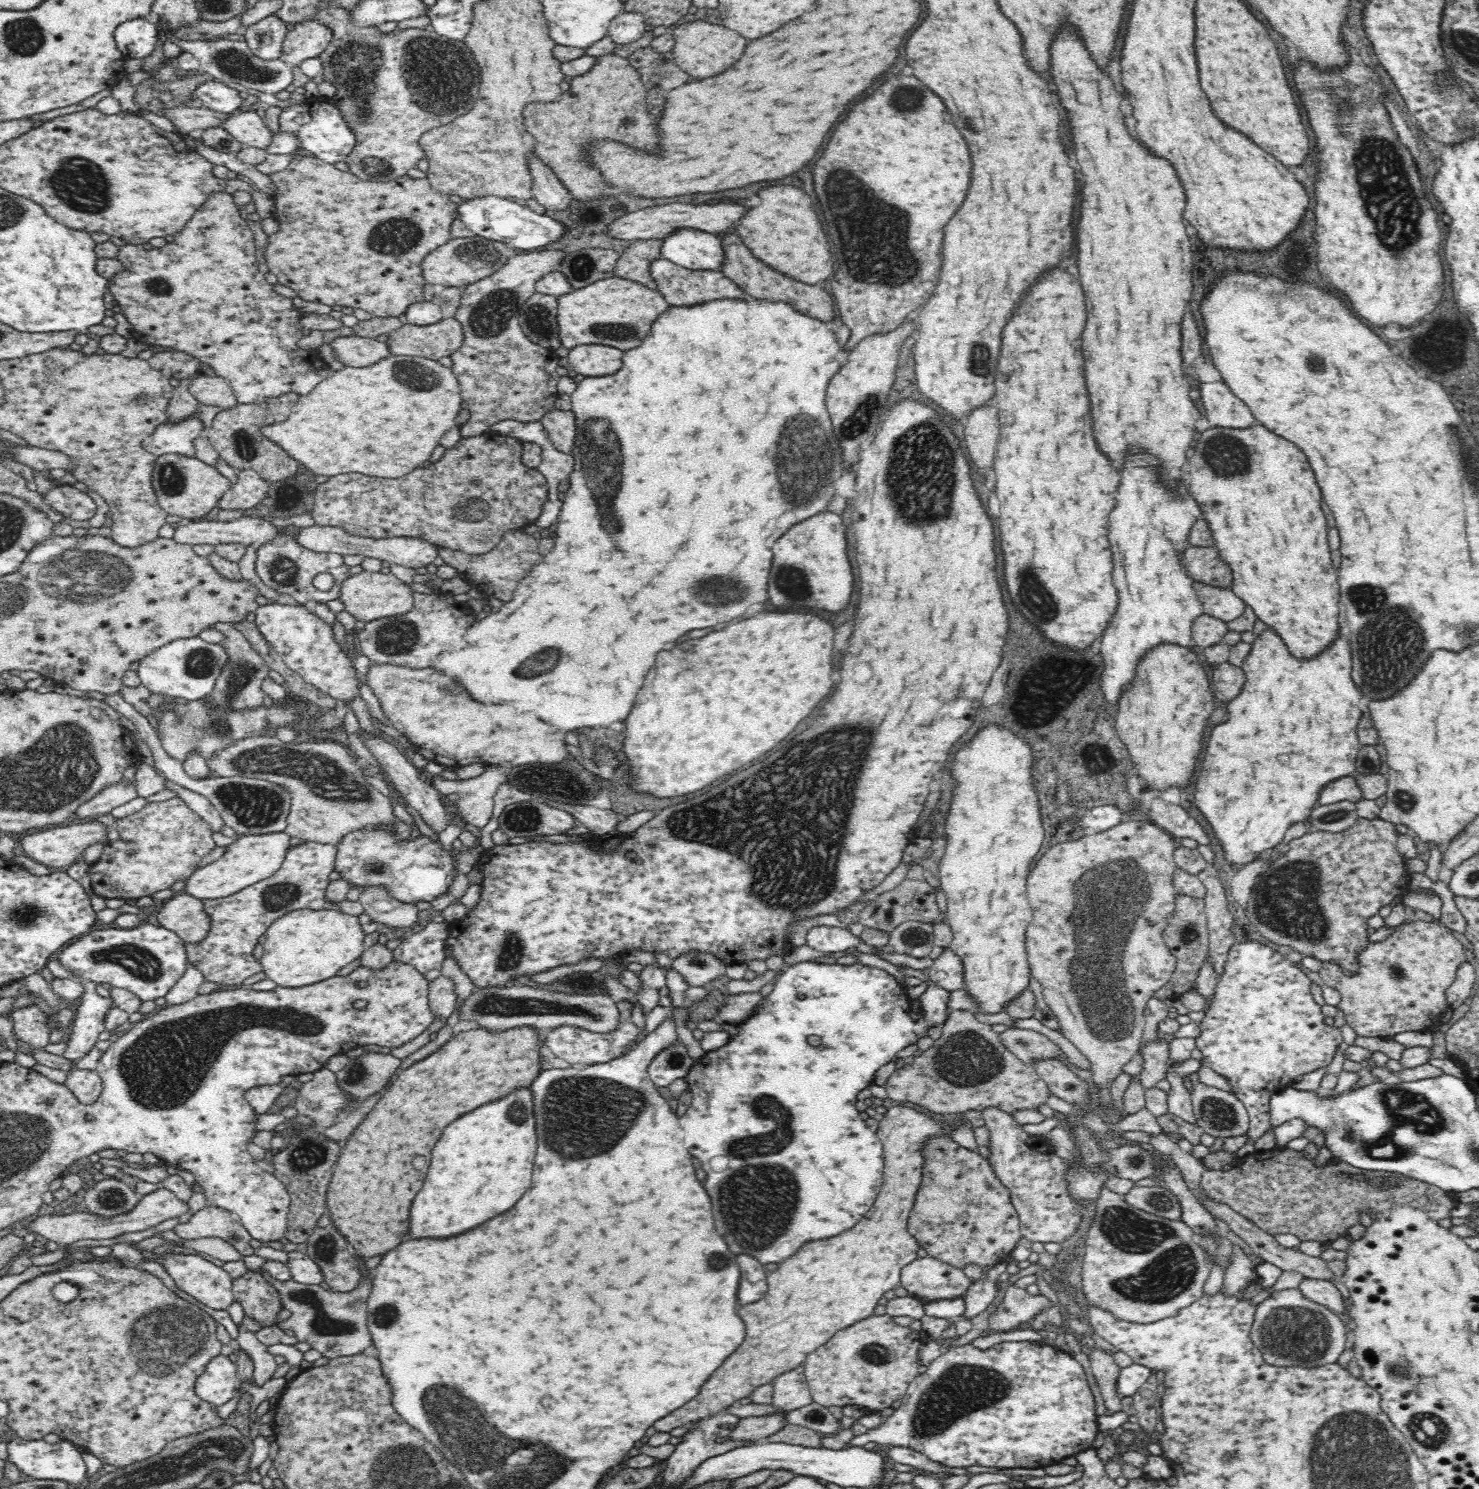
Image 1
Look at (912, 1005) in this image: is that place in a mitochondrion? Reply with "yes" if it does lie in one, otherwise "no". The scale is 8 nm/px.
no

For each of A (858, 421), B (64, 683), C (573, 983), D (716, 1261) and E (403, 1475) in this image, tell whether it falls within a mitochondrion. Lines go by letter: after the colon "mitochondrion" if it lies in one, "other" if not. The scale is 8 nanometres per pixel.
A: mitochondrion
B: other
C: mitochondrion
D: mitochondrion
E: mitochondrion

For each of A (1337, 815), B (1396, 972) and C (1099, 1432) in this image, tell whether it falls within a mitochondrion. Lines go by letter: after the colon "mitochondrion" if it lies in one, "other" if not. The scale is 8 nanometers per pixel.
A: mitochondrion
B: mitochondrion
C: other

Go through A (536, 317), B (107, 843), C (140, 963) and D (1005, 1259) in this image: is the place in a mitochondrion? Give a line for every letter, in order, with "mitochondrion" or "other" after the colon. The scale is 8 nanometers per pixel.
A: mitochondrion
B: other
C: mitochondrion
D: other

